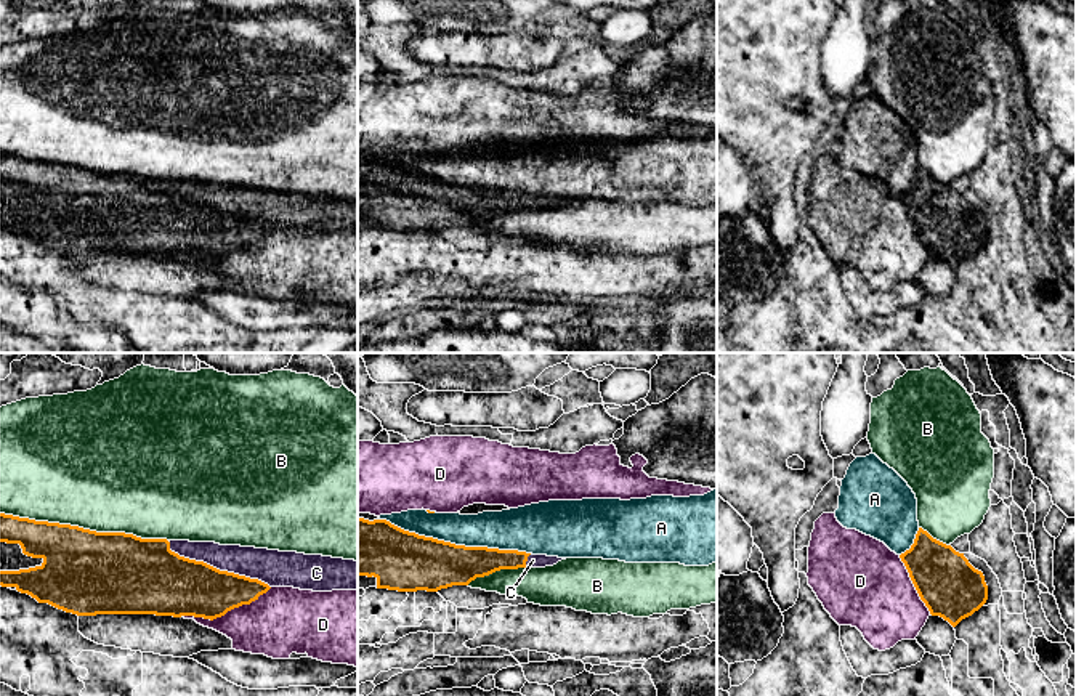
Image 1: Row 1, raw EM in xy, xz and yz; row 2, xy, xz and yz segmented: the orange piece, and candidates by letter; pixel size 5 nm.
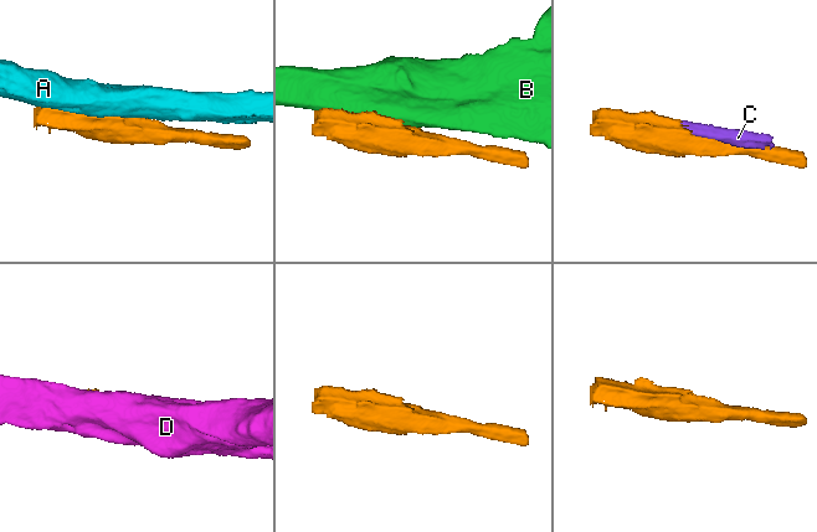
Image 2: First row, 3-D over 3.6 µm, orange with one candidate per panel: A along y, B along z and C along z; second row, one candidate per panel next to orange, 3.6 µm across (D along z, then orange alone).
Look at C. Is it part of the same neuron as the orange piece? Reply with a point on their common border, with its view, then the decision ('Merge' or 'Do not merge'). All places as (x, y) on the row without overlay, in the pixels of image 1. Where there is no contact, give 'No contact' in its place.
Touches orange at xy (215, 209). Merge

